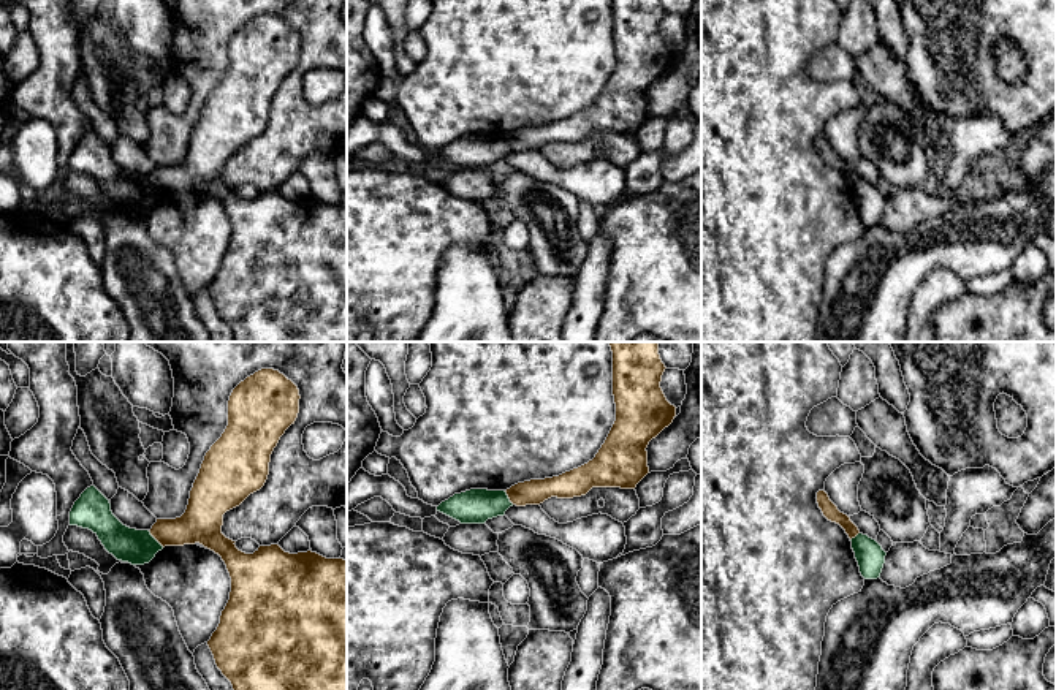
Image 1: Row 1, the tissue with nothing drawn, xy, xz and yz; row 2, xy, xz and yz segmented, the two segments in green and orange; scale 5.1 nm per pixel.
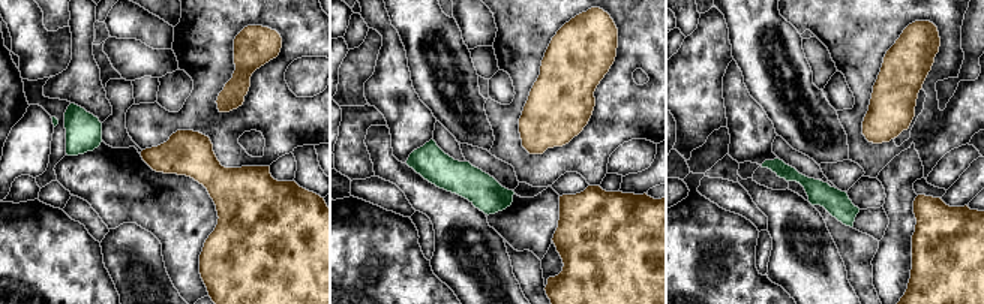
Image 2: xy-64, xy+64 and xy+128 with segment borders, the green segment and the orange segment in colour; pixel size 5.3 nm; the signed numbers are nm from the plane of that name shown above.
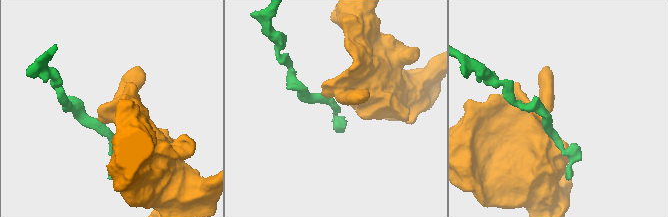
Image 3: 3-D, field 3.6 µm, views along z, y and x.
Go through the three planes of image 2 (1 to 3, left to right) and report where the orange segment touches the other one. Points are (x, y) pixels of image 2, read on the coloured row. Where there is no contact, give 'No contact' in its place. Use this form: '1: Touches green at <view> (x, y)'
1: No contact
2: No contact
3: No contact

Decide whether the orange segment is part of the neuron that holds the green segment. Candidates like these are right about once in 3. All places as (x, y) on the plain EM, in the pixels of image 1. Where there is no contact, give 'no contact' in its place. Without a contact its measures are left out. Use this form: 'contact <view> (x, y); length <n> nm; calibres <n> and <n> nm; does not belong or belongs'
contact xy (154, 184); length 120 nm; calibres 180 and 200 nm; does not belong

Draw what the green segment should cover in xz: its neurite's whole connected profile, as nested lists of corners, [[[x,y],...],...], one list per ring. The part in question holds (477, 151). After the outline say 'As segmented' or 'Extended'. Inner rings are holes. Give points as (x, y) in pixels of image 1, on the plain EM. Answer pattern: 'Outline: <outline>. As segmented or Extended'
Outline: [[[470,135],[454,139],[437,152],[437,157],[461,169],[484,169],[503,161],[513,152],[505,136]]]. As segmented

